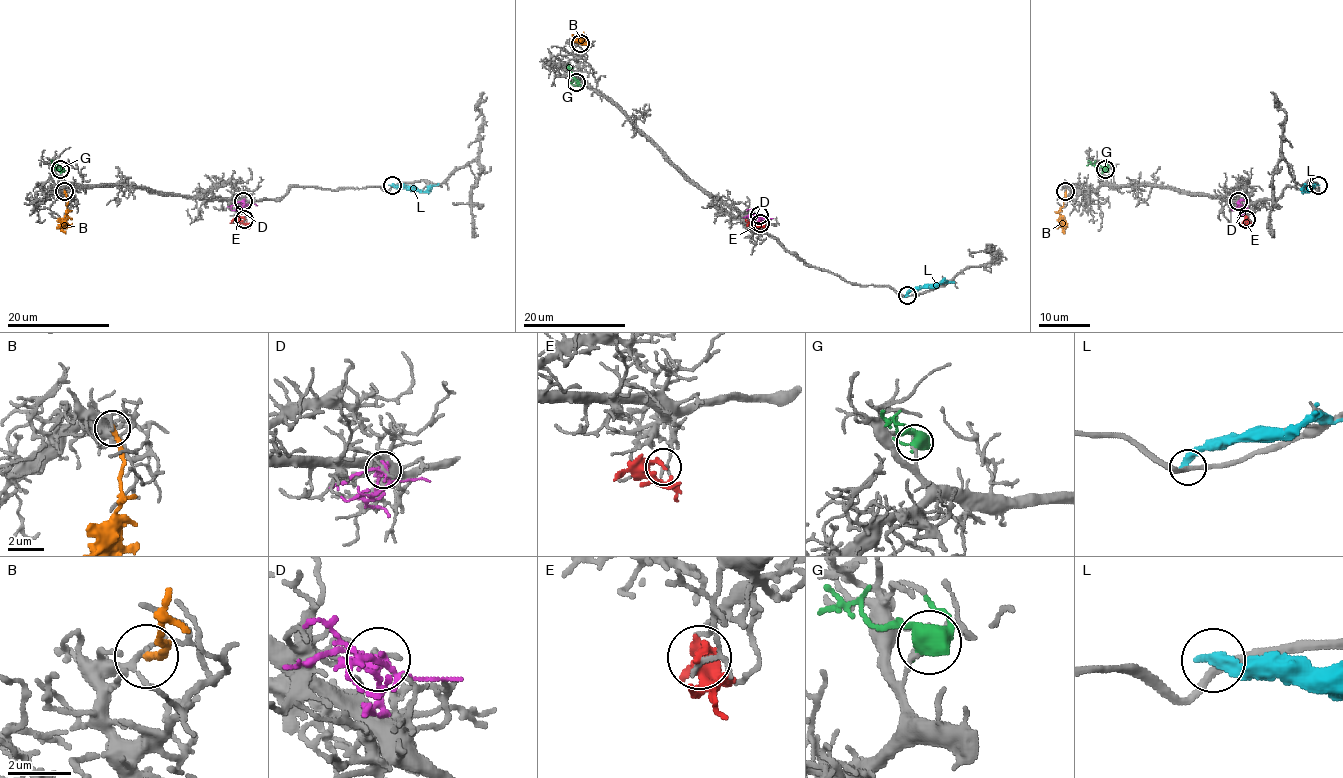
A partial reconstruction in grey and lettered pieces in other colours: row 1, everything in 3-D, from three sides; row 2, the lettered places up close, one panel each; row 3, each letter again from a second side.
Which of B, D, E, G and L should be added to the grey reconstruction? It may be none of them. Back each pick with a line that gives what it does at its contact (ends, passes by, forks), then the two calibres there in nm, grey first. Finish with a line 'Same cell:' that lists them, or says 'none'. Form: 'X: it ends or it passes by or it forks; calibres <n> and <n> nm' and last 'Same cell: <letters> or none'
Same cell: none

